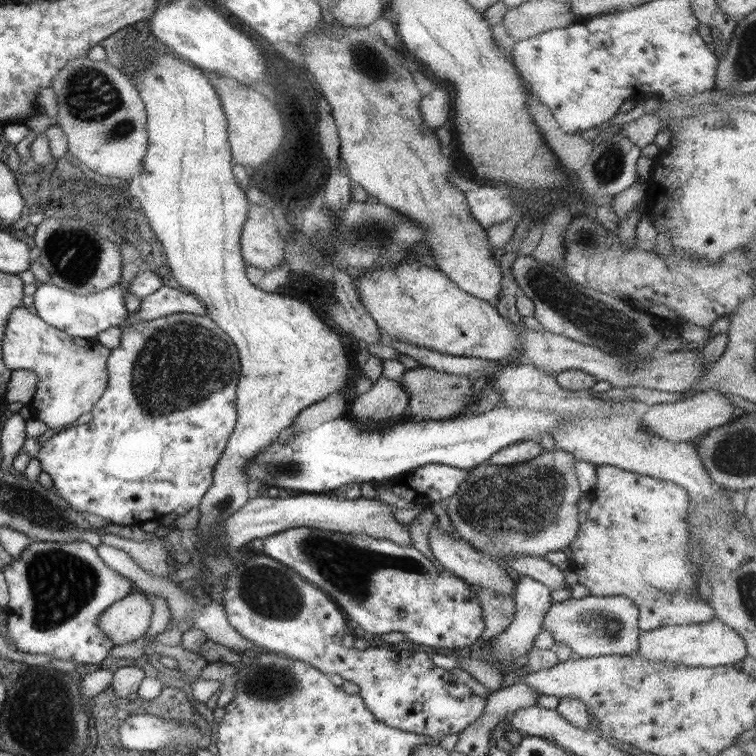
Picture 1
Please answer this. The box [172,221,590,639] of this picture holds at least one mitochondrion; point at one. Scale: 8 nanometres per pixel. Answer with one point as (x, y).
(529, 499)

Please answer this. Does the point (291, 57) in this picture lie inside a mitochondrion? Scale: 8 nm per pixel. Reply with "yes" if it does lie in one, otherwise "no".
no

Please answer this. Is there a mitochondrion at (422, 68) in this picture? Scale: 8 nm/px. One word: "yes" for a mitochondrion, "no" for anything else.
no

